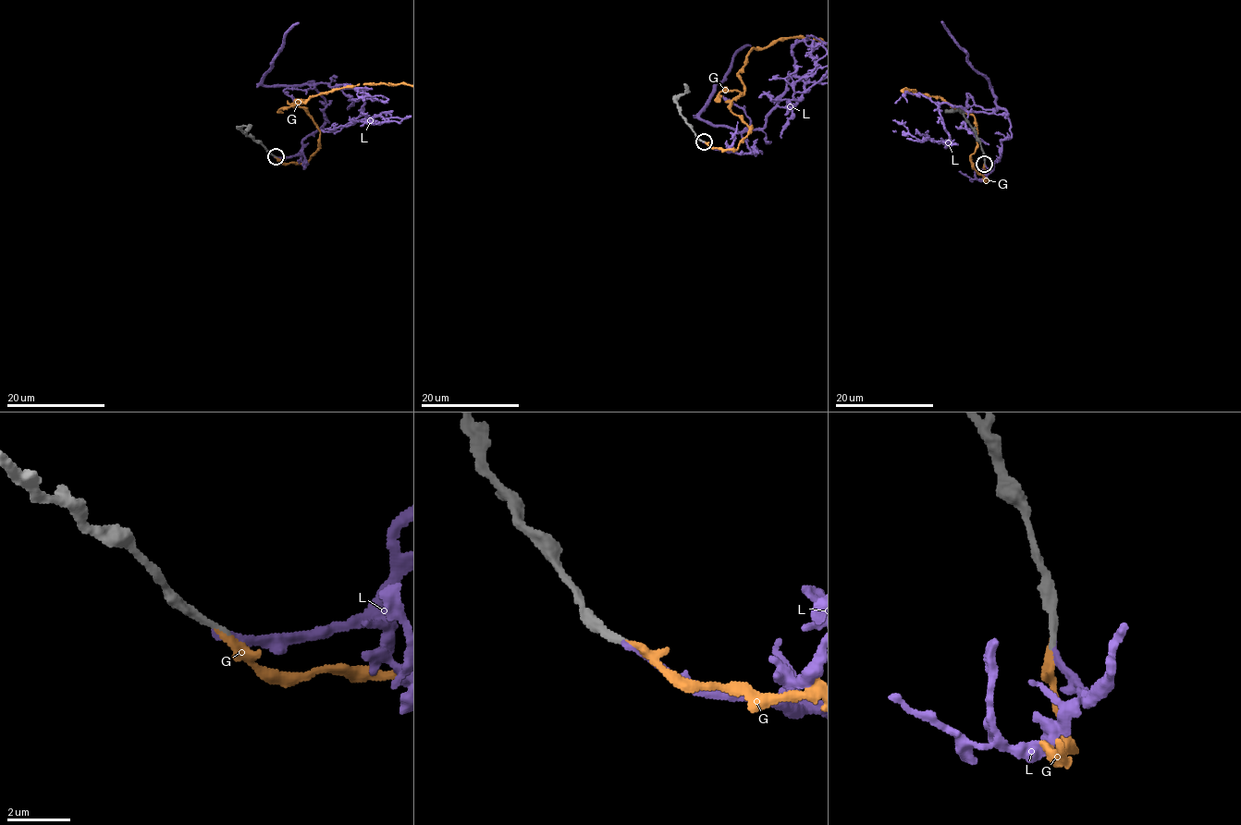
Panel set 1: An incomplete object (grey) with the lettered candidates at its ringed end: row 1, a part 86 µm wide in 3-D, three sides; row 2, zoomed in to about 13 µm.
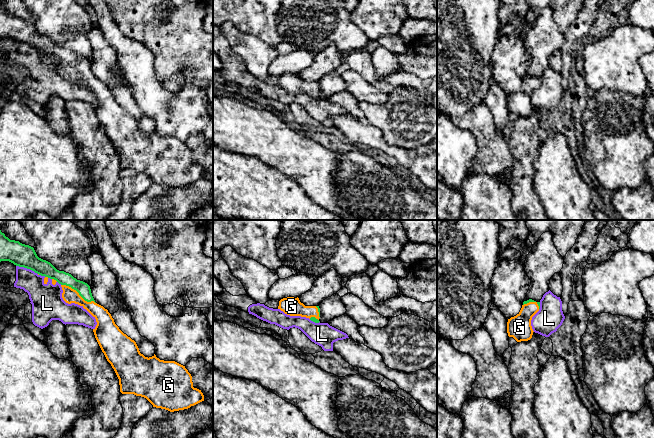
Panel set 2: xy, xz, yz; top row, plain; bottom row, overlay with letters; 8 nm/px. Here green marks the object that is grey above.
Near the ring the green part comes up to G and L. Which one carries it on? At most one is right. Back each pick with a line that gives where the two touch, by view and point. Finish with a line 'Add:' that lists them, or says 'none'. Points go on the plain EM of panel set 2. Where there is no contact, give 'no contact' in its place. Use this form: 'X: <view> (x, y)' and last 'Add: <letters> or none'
G: xy (78, 68)
Add: G

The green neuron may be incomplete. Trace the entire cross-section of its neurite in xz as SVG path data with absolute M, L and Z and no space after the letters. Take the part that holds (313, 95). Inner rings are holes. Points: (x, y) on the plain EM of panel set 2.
M287 73L279 77L278 85L290 92L301 92L309 94L315 99L319 99L320 84L319 82L305 82L299 74Z

